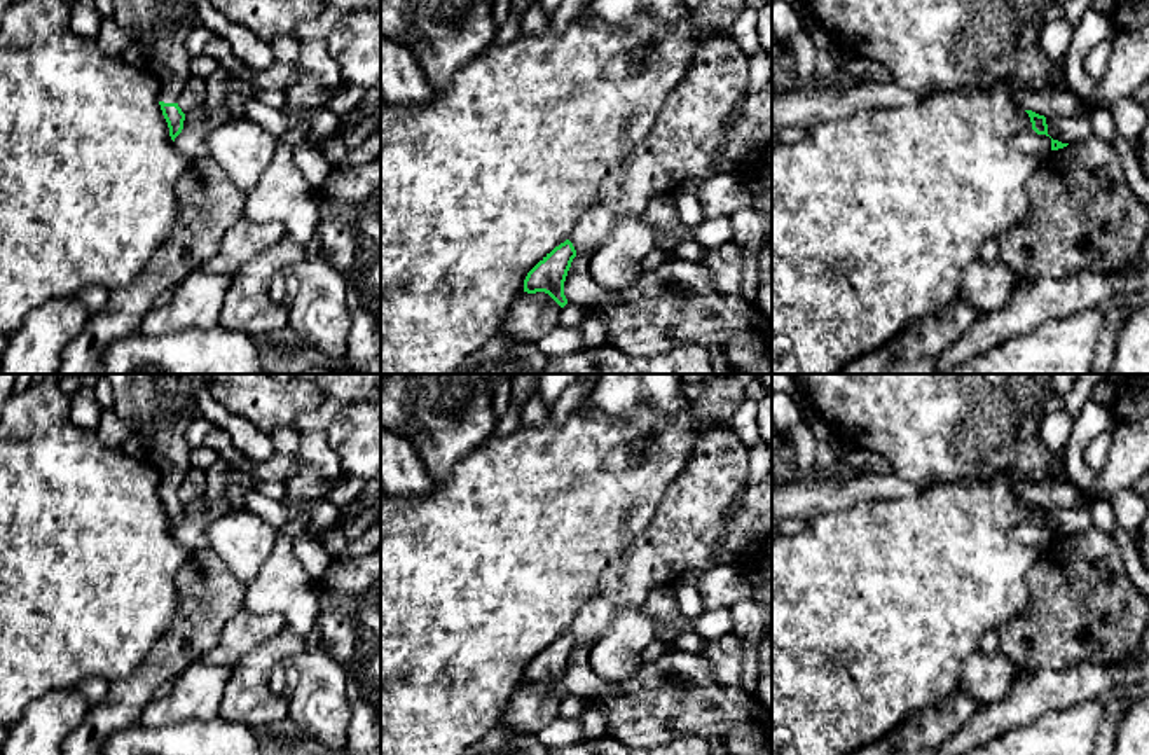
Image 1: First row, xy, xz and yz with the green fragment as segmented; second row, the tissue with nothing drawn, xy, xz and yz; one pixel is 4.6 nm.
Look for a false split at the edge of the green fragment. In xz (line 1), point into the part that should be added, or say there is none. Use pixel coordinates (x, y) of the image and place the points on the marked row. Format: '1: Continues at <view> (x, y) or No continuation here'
1: No continuation here

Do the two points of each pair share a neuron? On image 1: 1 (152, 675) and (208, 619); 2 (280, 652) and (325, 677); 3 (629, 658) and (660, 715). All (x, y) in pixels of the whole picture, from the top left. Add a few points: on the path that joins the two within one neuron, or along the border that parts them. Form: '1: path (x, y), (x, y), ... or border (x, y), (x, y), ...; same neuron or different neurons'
1: path (165, 659), (180, 644), (180, 638), (192, 630); same neuron
2: border (306, 649), (292, 658); different neurons
3: border (660, 647), (631, 677), (613, 684); different neurons

